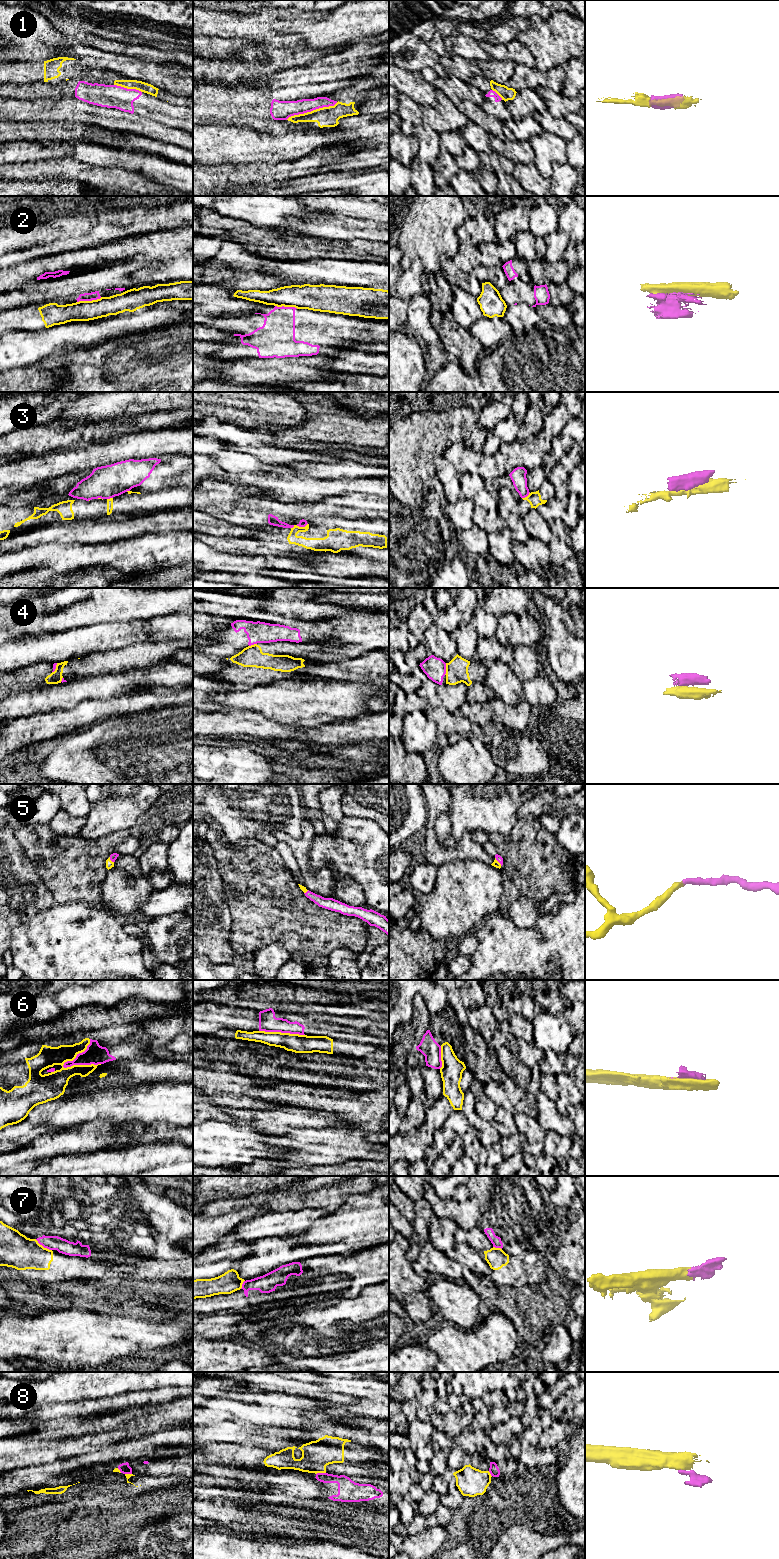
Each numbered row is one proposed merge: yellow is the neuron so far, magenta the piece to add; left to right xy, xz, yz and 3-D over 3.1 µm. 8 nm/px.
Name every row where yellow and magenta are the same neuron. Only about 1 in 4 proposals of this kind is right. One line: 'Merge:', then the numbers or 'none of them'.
Merge: 5

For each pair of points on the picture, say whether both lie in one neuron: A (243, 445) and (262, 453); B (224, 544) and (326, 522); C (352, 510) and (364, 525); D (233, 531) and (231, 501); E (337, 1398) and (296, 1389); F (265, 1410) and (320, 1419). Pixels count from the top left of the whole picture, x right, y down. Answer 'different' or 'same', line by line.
A: same
B: same
C: different
D: different
E: same
F: same

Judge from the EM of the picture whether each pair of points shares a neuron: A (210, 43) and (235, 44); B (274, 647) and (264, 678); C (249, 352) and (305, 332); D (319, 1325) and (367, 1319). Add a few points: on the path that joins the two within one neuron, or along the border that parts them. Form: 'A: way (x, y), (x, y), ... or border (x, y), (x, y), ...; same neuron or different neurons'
A: way (216, 44), (229, 44); same neuron
B: way (274, 655), (264, 667), (264, 670); same neuron
C: way (263, 342), (277, 338), (286, 332), (291, 332); same neuron
D: way (331, 1325), (355, 1325); same neuron

